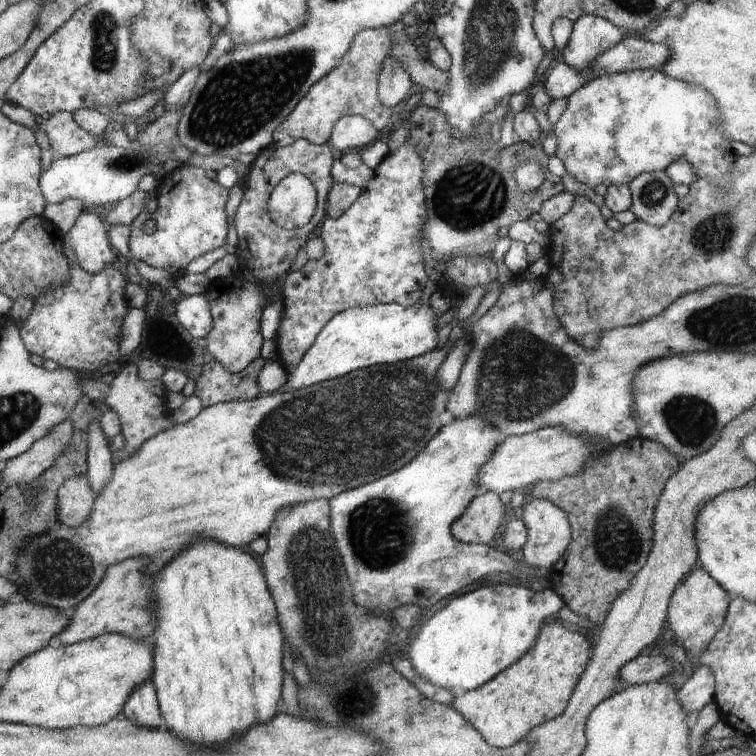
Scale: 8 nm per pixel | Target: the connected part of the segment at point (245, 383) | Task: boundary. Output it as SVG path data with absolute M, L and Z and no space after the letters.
M259 357L252 360L242 372L230 373L212 358L202 366L193 396L200 398L203 407L257 398L260 390L256 376L260 374L266 362L266 358Z

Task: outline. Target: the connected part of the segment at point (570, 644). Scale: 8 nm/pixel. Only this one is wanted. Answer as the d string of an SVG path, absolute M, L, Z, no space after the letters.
M546 622L540 626L534 646L522 654L520 660L478 690L454 697L452 706L484 738L488 746L508 748L526 738L533 727L564 713L591 652L592 646L582 634L570 632L558 622Z

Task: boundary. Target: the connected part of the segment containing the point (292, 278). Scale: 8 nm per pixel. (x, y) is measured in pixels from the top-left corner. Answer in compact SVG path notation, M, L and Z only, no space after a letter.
M405 142L374 170L372 180L364 188L358 200L339 218L325 218L320 228L320 238L324 242L324 256L320 260L308 261L300 270L290 271L283 279L281 294L284 298L284 316L276 332L278 360L286 373L292 372L302 360L306 350L314 344L318 332L336 314L358 306L373 306L397 303L404 307L416 305L429 277L425 272L424 252L420 246L420 234L426 220L426 196L422 186L422 158L416 146Z

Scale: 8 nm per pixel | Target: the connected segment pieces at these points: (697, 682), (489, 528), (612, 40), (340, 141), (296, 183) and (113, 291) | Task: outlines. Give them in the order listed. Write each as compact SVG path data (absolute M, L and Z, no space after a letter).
M699 666L693 676L685 684L676 690L676 698L684 712L688 714L690 724L697 722L698 714L710 703L715 702L714 674L708 666Z
M483 490L470 500L464 514L450 526L450 532L458 542L488 545L500 526L506 524L510 513L498 495Z
M584 14L573 24L570 42L558 52L558 60L574 66L580 74L586 74L584 68L588 64L598 60L602 52L614 48L624 38L623 31L612 22L595 15Z
M359 115L342 116L334 126L328 145L334 147L342 154L347 151L363 150L364 146L372 144L378 136L377 129L372 122L361 118Z
M288 173L271 192L268 216L282 229L306 226L314 217L317 193L312 182L299 173Z
M78 262L67 263L70 270L68 282L58 288L48 288L46 292L36 296L34 308L27 318L22 320L22 324L18 325L20 340L30 355L37 354L44 360L52 360L60 368L76 370L90 376L100 375L108 366L113 366L118 361L120 326L129 308L125 297L127 282L125 276L112 264L104 266L104 270L100 270L98 274L90 274L79 266Z

